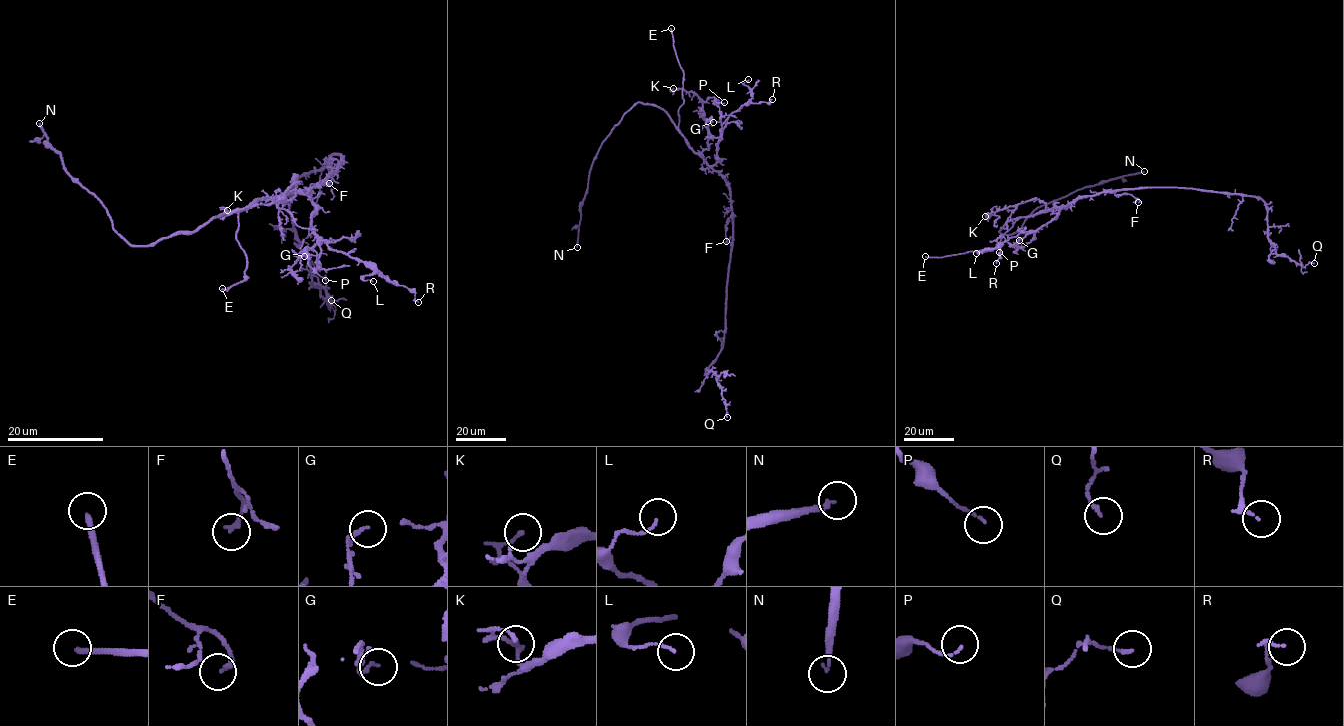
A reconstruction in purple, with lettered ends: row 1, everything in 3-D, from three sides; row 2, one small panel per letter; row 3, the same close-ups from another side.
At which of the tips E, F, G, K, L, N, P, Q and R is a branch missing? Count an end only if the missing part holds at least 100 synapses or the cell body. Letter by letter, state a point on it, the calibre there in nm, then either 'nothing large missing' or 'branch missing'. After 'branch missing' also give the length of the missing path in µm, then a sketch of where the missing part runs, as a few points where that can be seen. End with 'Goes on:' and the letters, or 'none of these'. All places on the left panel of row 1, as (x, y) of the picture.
E: (222, 288) | 240 nm | branch missing | 45 µm | (222, 288), (208, 289), (202, 296), (190, 316), (189, 335), (201, 347), (212, 347), (225, 330), (241, 321)
F: (329, 183) | 190 nm | nothing large missing
G: (304, 256) | 100 nm | nothing large missing
K: (227, 210) | 130 nm | nothing large missing
L: (373, 281) | 90 nm | nothing large missing
N: (39, 123) | 120 nm | branch missing | 160 µm | (39, 123), (30, 116), (67, 125), (82, 108), (100, 106), (109, 86), (101, 72), (99, 78)
P: (325, 280) | 80 nm | nothing large missing
Q: (331, 300) | 130 nm | nothing large missing
R: (418, 302) | 140 nm | nothing large missing
Goes on: E, N

